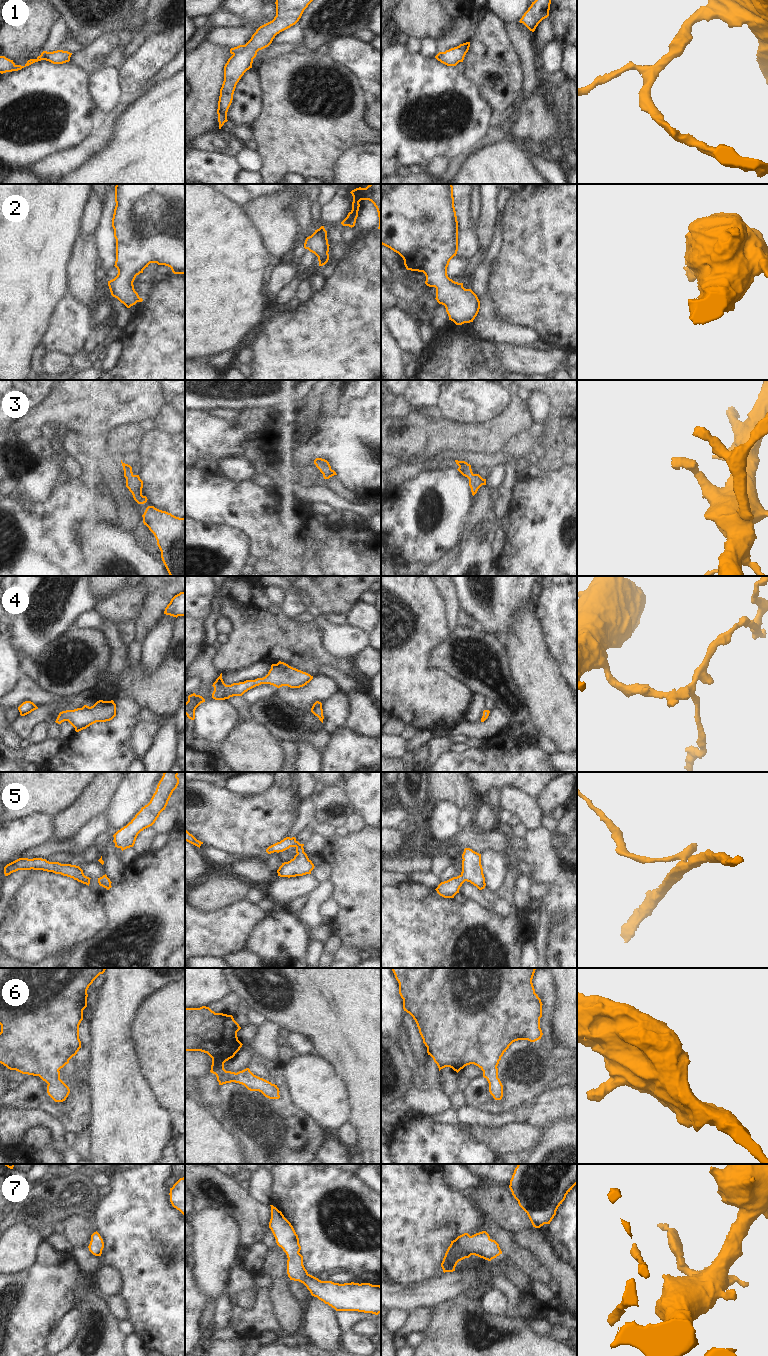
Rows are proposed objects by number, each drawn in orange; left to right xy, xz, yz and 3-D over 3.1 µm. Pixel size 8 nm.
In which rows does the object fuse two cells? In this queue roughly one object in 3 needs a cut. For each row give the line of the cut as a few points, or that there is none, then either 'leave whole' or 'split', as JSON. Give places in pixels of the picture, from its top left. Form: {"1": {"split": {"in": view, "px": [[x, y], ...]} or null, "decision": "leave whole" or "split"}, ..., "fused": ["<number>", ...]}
{"1": {"split": {"in": "xz", "px": [[244, 46], [241, 51], [233, 54]]}, "decision": "split"}, "2": {"split": null, "decision": "leave whole"}, "3": {"split": null, "decision": "leave whole"}, "4": {"split": null, "decision": "leave whole"}, "5": {"split": null, "decision": "leave whole"}, "6": {"split": null, "decision": "leave whole"}, "7": {"split": null, "decision": "leave whole"}, "fused": ["1"]}

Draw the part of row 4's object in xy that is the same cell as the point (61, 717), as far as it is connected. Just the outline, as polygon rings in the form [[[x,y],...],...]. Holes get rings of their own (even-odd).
[[[97,701],[93,706],[84,705],[82,708],[66,710],[59,713],[56,723],[68,721],[76,732],[86,729],[96,722],[106,722],[116,716],[116,704],[111,701]]]

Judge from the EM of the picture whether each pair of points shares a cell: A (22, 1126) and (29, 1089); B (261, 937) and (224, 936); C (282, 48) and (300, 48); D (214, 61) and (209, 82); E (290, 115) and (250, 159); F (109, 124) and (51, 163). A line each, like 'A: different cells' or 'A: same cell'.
A: different cells
B: different cells
C: same cell
D: same cell
E: different cells
F: same cell

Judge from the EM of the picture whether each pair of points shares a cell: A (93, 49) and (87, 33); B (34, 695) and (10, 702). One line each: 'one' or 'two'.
A: two
B: one

